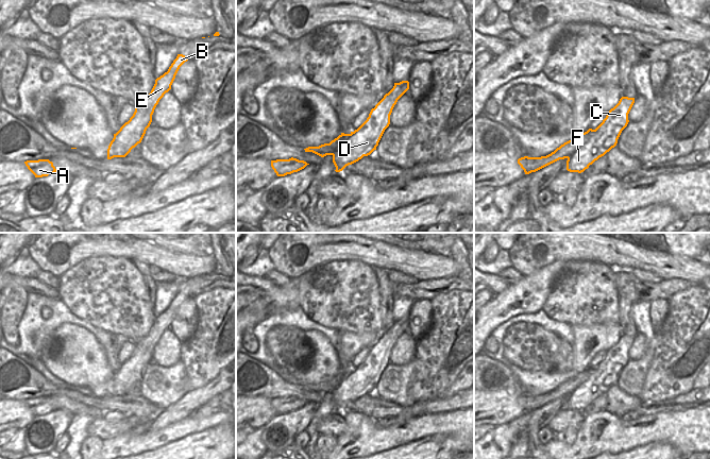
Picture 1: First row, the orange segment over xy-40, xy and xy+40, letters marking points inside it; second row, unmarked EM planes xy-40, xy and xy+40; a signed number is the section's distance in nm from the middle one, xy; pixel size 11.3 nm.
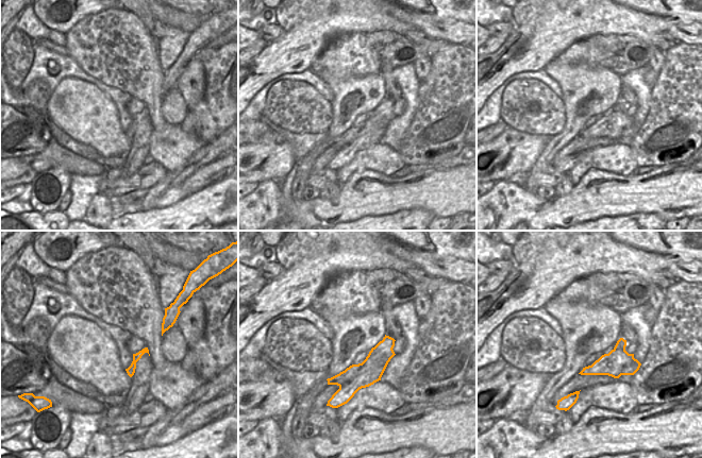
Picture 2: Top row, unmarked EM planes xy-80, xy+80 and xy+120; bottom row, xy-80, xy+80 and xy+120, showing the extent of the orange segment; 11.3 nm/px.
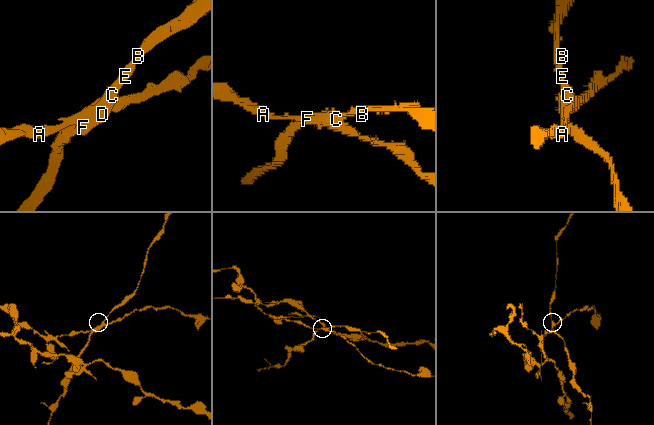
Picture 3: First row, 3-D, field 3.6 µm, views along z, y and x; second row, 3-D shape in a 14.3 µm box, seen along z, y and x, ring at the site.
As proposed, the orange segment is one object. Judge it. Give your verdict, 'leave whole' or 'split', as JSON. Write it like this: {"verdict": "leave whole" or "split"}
{"verdict": "split"}

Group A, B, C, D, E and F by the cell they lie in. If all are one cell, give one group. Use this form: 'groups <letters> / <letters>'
groups A / B C D E F

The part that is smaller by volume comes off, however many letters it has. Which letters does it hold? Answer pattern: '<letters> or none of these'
B, C, D, E, F

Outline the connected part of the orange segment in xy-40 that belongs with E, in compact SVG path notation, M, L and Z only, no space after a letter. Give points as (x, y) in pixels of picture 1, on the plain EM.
M178 292L168 309L155 318L148 335L141 340L136 340L133 354L114 372L107 387L107 397L125 395L133 386L141 380L147 367L152 360L152 353L156 343L164 333L171 327L180 305L187 299L188 296L185 293Z

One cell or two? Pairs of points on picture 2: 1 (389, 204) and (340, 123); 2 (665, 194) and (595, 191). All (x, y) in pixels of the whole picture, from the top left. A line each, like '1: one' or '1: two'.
1: two
2: one

